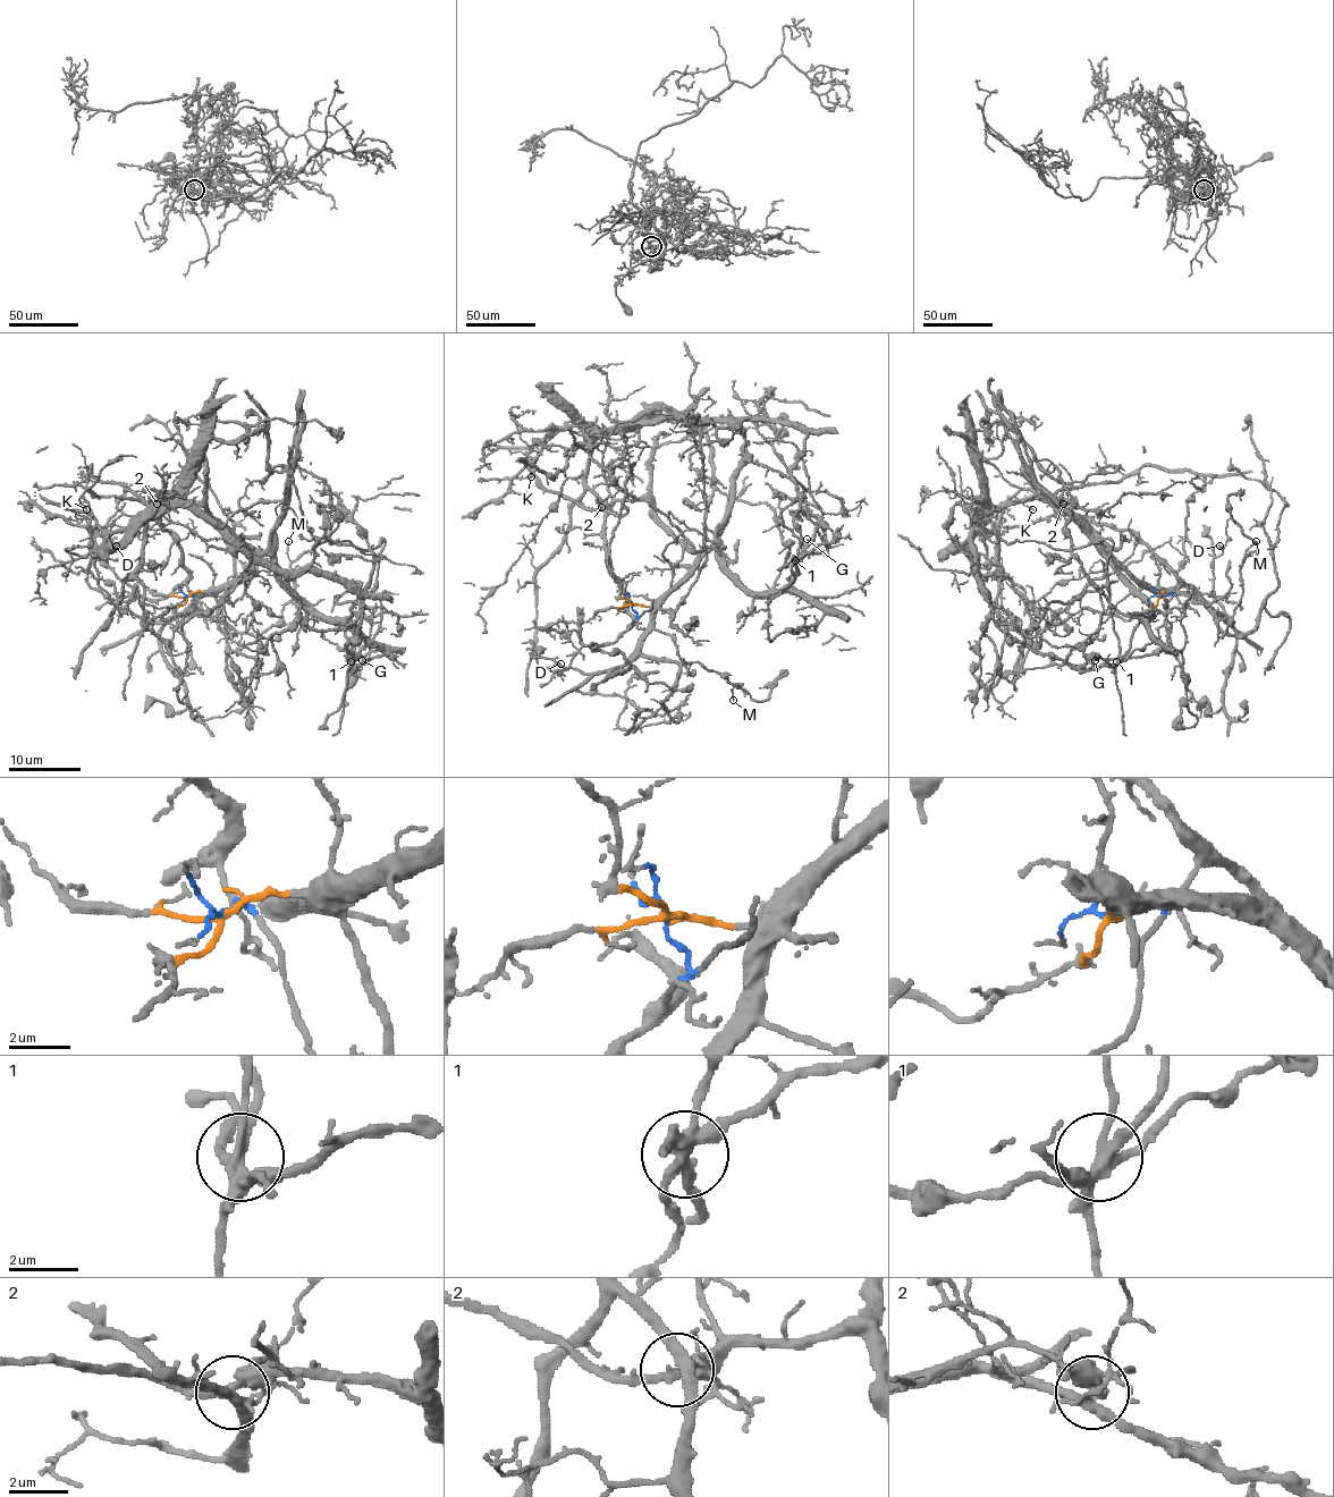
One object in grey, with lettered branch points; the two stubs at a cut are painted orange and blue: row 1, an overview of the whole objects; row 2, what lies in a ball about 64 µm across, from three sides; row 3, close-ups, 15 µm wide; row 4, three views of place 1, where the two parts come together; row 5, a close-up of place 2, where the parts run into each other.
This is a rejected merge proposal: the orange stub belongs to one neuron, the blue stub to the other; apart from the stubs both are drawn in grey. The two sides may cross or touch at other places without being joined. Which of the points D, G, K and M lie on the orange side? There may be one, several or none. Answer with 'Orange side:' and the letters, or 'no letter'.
Orange side: D, G, K, M

